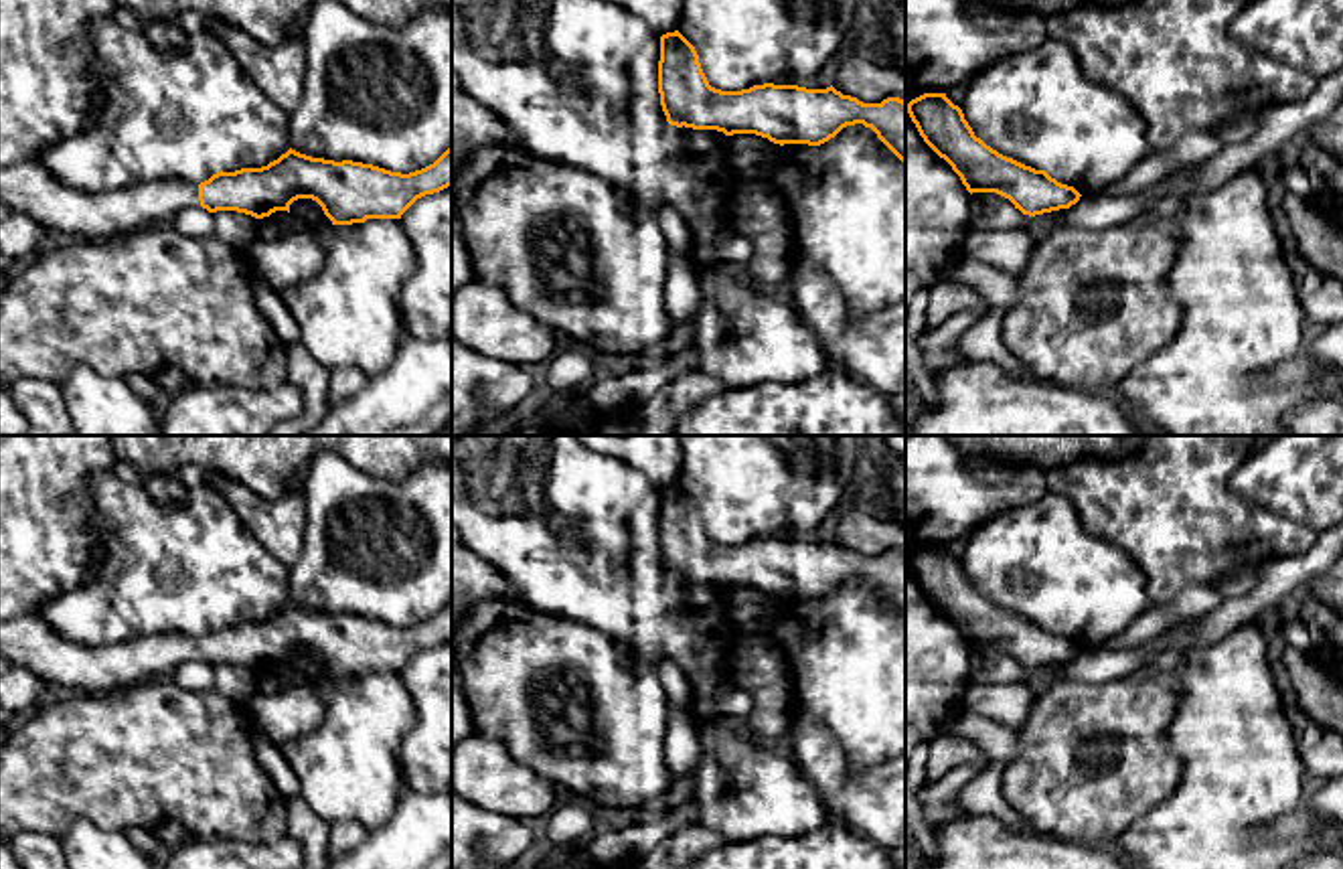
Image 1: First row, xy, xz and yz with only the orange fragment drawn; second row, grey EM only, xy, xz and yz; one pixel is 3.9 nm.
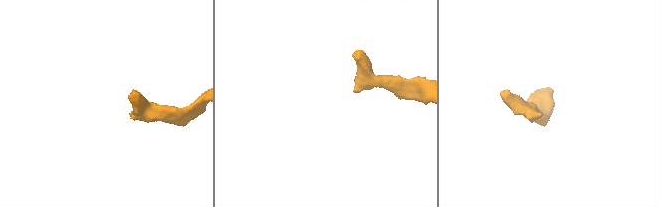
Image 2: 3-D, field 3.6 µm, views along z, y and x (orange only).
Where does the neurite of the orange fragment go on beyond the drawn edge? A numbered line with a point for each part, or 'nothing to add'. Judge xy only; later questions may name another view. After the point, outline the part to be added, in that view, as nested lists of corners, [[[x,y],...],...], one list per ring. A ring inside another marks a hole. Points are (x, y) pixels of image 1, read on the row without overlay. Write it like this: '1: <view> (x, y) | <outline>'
1: xy (27, 641) | [[[41,614],[0,622],[0,656],[51,685],[107,695],[152,679],[172,679],[186,660],[201,660],[199,638],[180,632],[142,634],[109,646],[63,638]]]

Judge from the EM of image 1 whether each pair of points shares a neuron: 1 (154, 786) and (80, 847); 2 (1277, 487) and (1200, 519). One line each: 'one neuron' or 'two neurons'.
1: two neurons
2: two neurons

